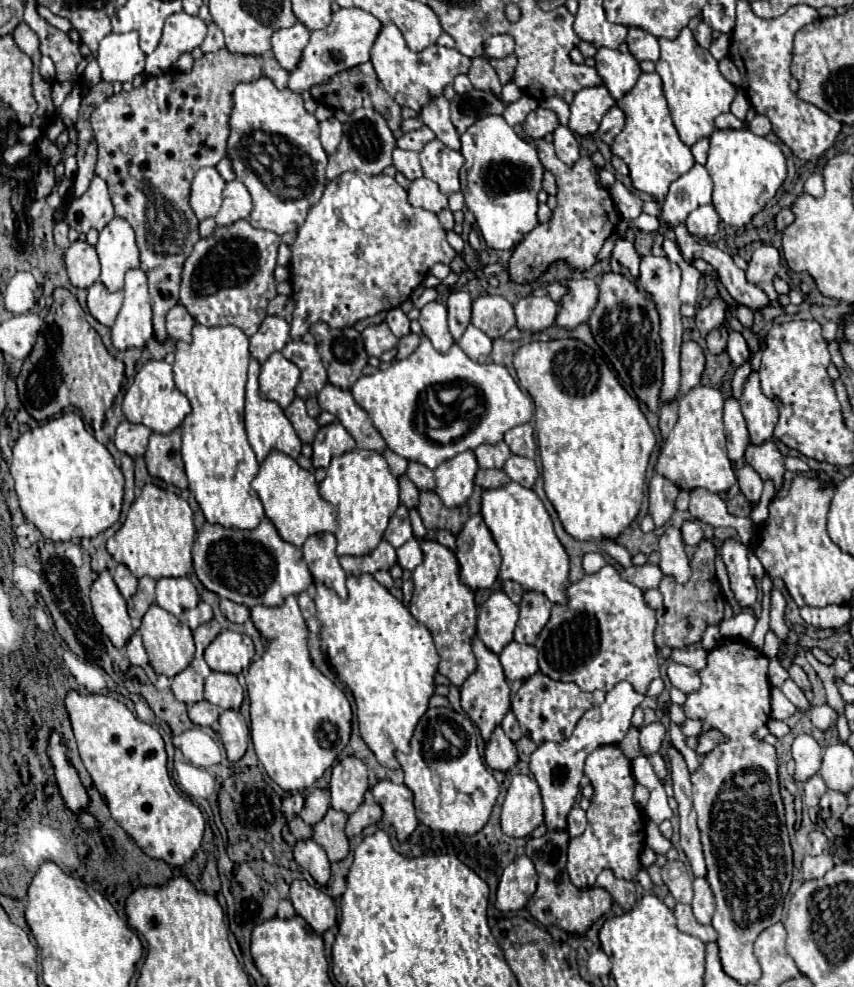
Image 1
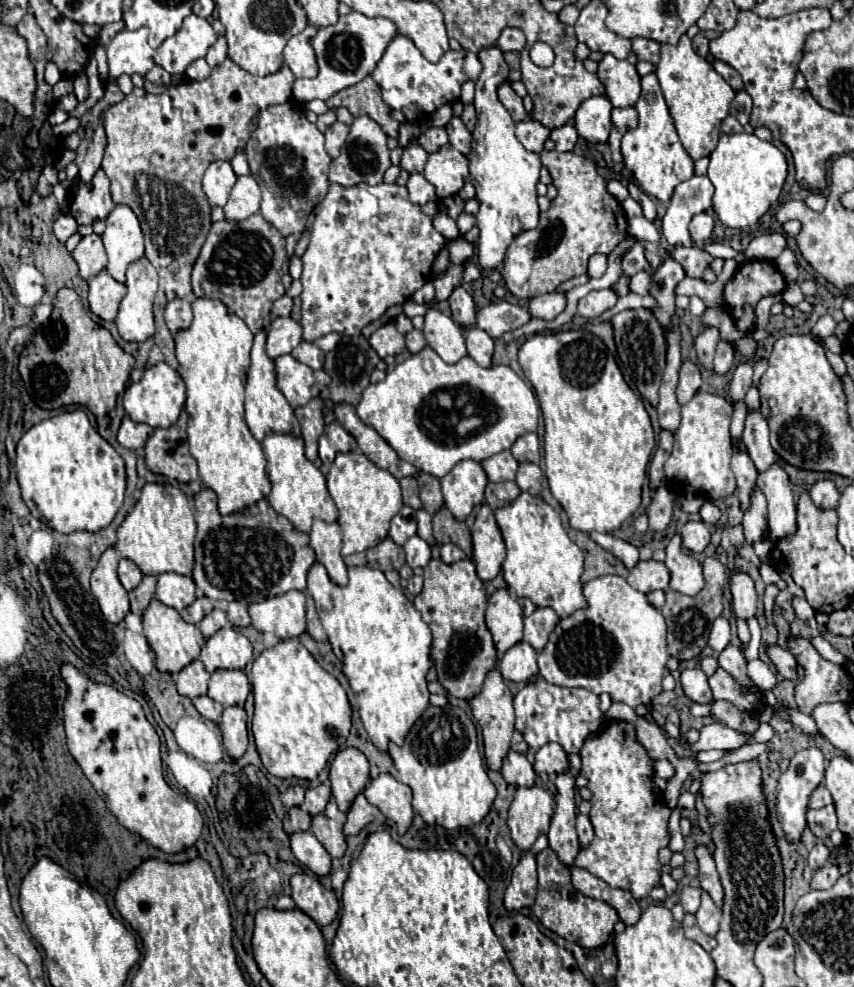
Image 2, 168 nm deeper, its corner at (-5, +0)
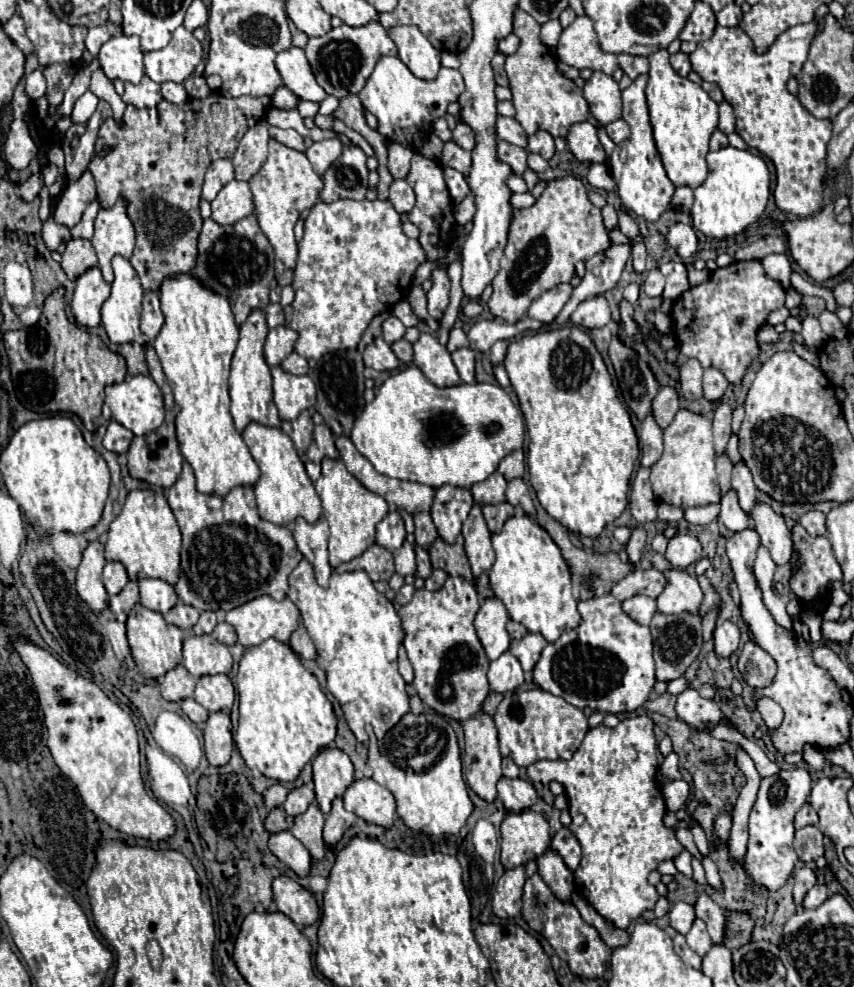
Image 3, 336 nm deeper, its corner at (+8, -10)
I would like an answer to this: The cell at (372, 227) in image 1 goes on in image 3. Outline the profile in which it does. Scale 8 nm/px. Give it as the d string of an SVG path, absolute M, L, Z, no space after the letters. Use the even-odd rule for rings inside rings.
M388 200L318 202L308 214L304 222L304 238L298 242L298 266L292 282L296 298L291 304L293 316L290 327L300 334L300 338L294 350L306 360L320 360L324 354L336 350L354 350L370 320L408 296L414 272L424 260L426 254L420 242L402 232L400 214Z

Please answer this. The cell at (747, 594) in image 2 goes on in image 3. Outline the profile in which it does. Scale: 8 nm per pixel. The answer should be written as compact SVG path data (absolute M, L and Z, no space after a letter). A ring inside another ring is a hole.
M724 622L714 630L714 652L718 658L728 658L740 642L740 632L732 622Z

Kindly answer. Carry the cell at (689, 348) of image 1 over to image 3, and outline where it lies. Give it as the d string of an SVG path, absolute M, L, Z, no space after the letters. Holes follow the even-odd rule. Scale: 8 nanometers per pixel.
M664 386L660 388L660 392L656 394L654 402L652 402L652 416L656 420L656 424L664 430L672 420L674 420L674 414L678 412L678 394L674 388L670 386Z

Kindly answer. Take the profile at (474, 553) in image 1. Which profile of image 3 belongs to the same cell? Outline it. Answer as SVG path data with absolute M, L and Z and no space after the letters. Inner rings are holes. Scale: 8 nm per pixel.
M474 506L470 510L468 520L462 526L462 536L464 536L464 546L466 546L466 554L472 566L474 576L480 576L482 572L490 570L494 564L494 550L492 550L492 534L482 518L482 510L480 506Z

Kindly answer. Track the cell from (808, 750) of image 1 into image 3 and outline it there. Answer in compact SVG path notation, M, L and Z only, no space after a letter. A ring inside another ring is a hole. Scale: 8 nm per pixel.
M806 768L782 770L774 776L760 780L758 796L756 796L756 802L752 806L750 820L748 820L750 838L748 838L744 870L746 870L748 878L752 878L754 884L764 886L770 892L776 892L778 888L782 888L786 884L786 880L790 878L790 874L798 862L798 856L792 848L794 816L802 808L802 804L806 804L806 800L810 796L810 788L812 788L812 780L810 780L810 774L806 772Z

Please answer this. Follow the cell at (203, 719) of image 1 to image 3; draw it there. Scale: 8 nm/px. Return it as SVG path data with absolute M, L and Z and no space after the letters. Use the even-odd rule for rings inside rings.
M184 698L184 700L180 702L180 706L182 706L184 714L186 714L194 724L202 726L202 724L206 722L206 718L208 718L208 710L206 710L204 706L200 706L194 698Z

